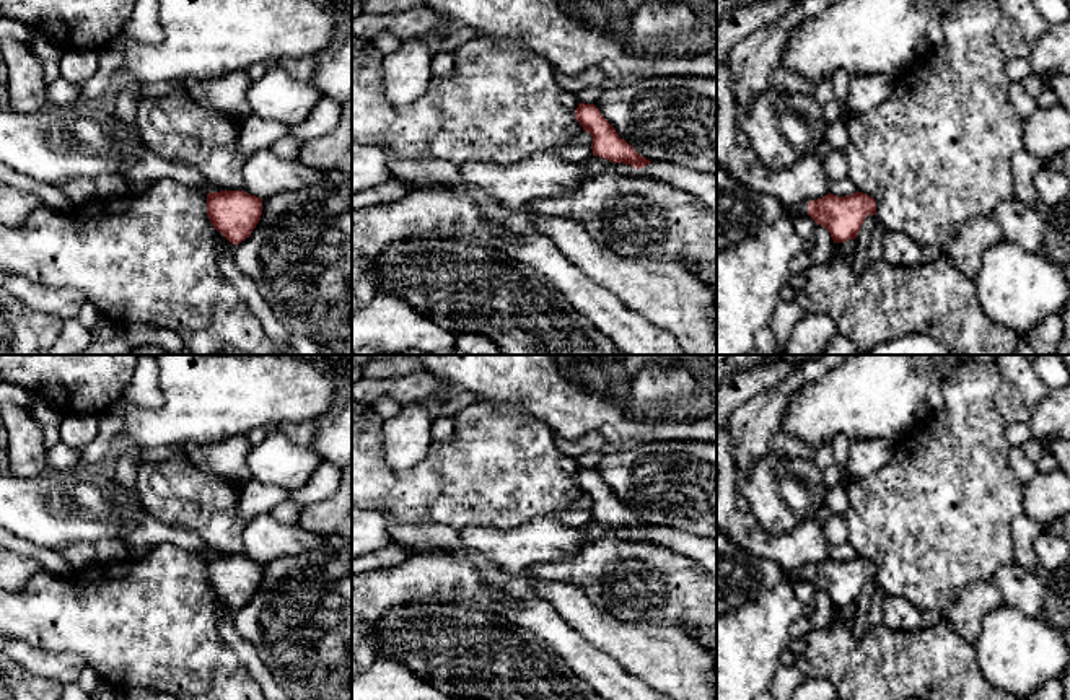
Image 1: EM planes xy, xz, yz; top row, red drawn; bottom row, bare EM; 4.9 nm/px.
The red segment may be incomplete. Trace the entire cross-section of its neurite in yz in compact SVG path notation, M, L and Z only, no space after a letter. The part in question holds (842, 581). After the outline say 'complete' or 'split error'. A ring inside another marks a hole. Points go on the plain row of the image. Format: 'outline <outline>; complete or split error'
outline M858 555L845 562L829 557L822 563L788 573L792 583L805 576L831 597L834 607L845 607L857 602L868 580L876 580L876 567Z; split error

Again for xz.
outline M580 467L575 474L575 483L580 487L583 495L591 498L591 513L594 521L609 524L612 527L630 529L635 534L642 534L651 527L619 501L616 493L601 480L594 469Z; complete

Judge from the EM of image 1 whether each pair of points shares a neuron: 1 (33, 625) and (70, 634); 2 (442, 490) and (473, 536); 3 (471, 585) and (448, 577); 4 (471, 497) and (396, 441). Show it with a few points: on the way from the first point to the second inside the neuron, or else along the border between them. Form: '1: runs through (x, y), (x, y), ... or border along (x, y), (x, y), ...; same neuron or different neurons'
1: runs through (43, 625), (61, 629); same neuron
2: border along (460, 528), (484, 524), (504, 531); different neurons
3: runs through (466, 585), (453, 581); same neuron
4: border along (434, 441), (412, 466), (385, 464); different neurons

